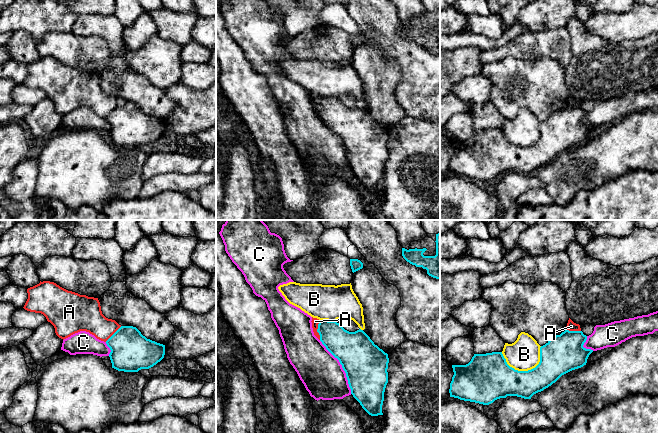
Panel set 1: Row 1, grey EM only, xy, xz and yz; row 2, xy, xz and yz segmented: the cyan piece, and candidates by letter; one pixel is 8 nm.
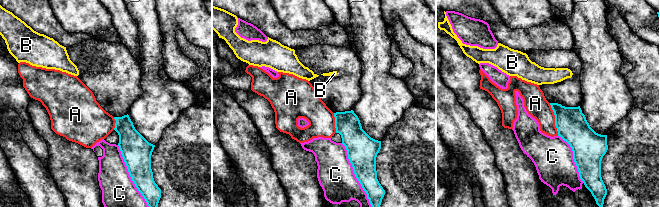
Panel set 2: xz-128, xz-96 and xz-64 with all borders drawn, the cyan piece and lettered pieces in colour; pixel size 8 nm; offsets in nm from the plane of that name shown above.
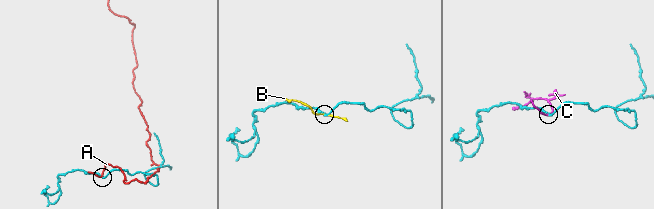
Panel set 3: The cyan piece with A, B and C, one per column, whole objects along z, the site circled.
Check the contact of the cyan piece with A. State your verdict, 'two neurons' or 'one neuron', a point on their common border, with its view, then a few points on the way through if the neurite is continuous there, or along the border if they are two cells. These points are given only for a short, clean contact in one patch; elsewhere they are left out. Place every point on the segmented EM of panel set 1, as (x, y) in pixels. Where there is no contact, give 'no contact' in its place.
two neurons | xz (317, 330) | along xz (320, 320), (317, 326), (319, 339)

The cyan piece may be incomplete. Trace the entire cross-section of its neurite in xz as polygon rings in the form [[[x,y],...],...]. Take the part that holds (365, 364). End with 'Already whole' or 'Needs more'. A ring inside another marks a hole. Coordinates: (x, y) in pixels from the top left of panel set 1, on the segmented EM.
[[[320,320],[317,332],[322,344],[342,365],[353,397],[369,415],[383,415],[388,354],[363,330],[349,332],[336,321]]]. Already whole

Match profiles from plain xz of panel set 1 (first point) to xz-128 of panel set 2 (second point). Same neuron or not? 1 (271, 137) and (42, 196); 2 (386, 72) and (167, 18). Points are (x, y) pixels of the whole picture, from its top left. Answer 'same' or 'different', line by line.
1: different
2: different

